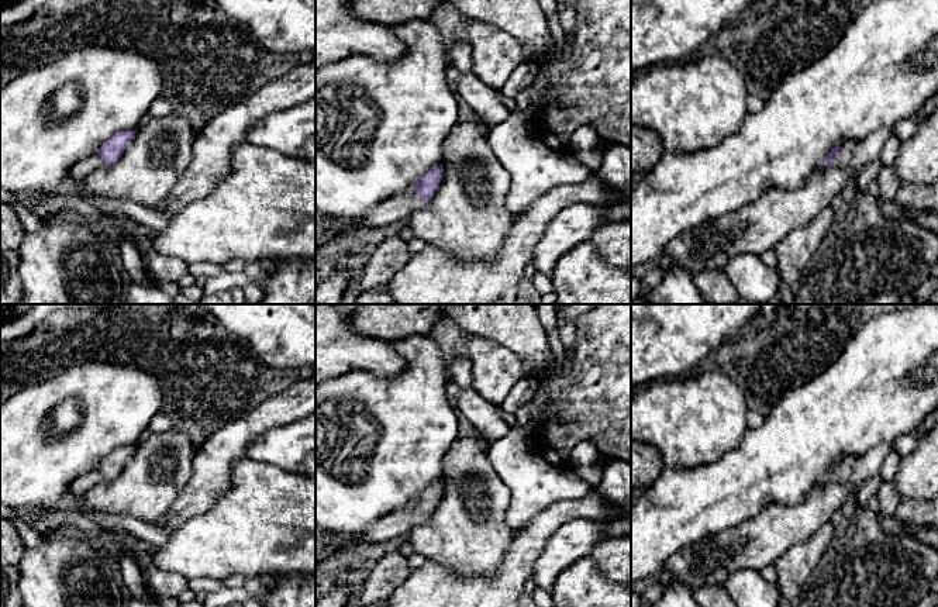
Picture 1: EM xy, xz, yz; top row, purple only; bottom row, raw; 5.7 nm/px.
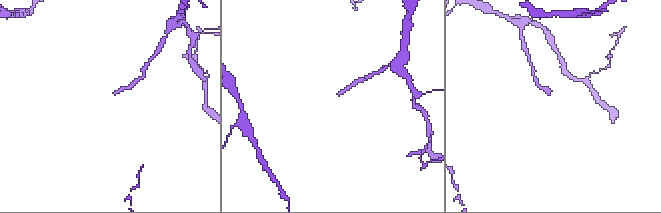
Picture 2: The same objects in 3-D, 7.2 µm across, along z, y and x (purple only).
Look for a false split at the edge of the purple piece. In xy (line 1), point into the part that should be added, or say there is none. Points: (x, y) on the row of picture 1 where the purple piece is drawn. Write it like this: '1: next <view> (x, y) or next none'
1: next xy (83, 168)

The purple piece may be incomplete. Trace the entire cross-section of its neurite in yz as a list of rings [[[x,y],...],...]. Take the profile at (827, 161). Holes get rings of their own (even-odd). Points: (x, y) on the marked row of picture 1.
[[[845,142],[841,146],[834,146],[830,154],[823,159],[823,165],[825,166],[837,166],[837,168],[846,168],[852,161],[852,154],[855,149],[855,144]]]

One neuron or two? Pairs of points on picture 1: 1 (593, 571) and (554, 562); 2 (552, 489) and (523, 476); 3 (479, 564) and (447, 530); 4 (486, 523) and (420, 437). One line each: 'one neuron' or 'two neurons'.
1: two neurons
2: one neuron
3: one neuron
4: two neurons

